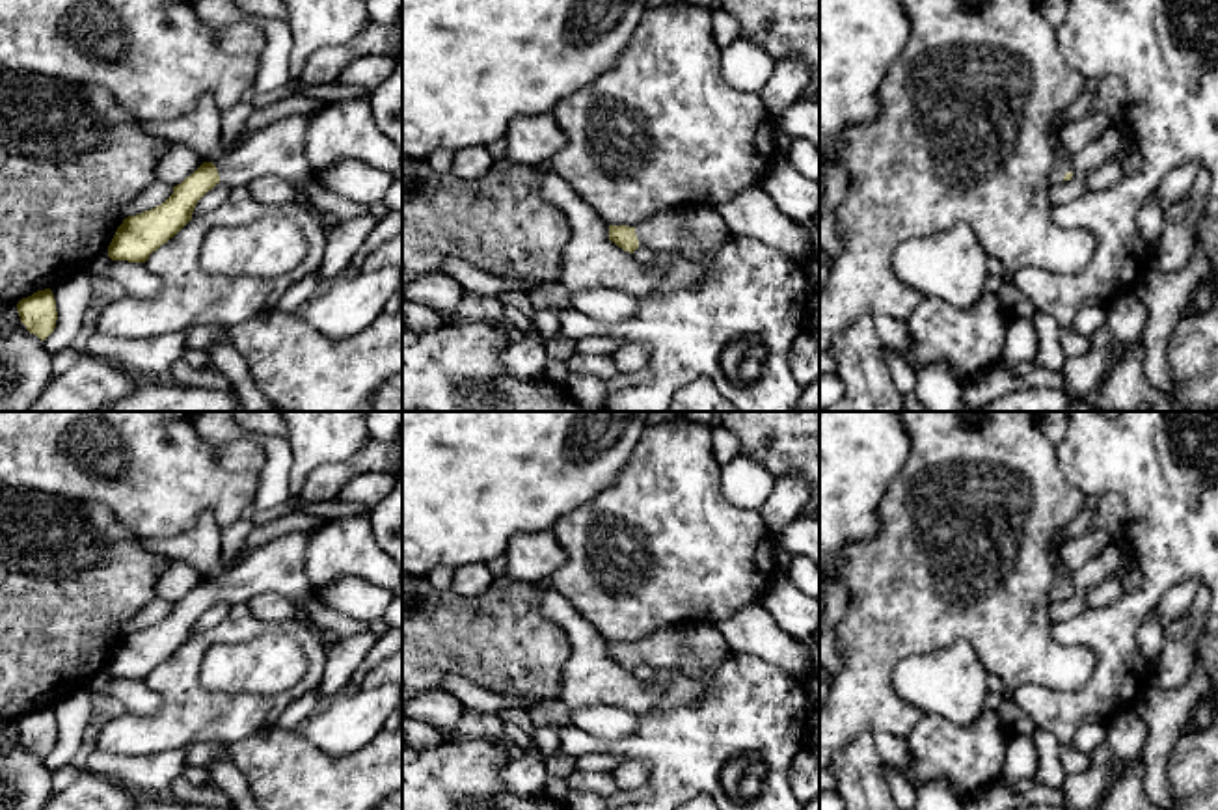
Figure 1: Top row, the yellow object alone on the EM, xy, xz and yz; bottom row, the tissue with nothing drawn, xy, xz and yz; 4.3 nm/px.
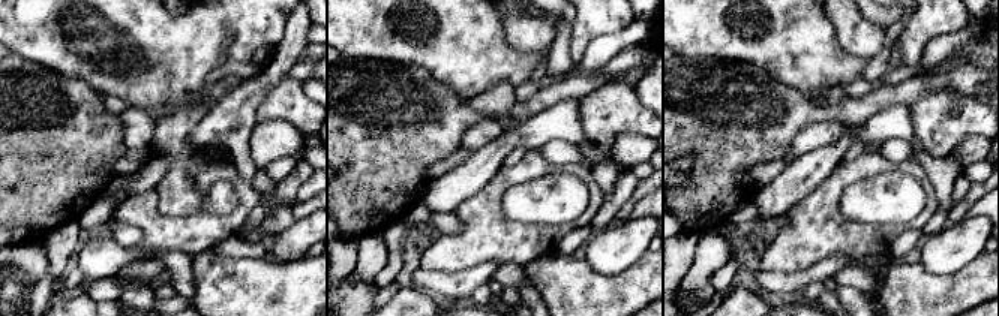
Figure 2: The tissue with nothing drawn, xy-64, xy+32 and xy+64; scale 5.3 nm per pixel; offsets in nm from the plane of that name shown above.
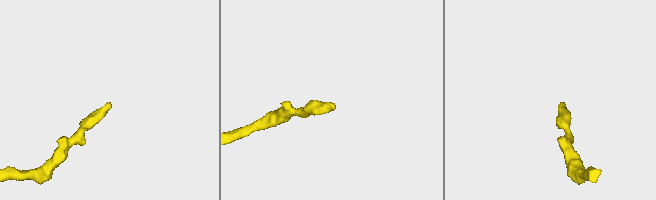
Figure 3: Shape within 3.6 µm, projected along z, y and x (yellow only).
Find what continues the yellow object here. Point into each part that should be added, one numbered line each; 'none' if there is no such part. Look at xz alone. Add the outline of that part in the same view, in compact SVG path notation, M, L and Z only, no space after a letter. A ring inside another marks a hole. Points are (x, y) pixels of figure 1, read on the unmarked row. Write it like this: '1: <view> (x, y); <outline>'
1: xz (662, 650); M691 624L661 629L635 642L639 663L654 670L680 670L680 657L691 654L708 672L728 654L728 642L717 626Z

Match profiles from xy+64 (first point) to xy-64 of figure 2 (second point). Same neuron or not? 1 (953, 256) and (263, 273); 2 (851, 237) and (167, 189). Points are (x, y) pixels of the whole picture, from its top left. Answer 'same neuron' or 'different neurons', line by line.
1: different neurons
2: different neurons

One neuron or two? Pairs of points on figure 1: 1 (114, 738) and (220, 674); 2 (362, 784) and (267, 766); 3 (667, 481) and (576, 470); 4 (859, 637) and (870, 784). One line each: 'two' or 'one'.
1: two
2: one
3: two
4: two

